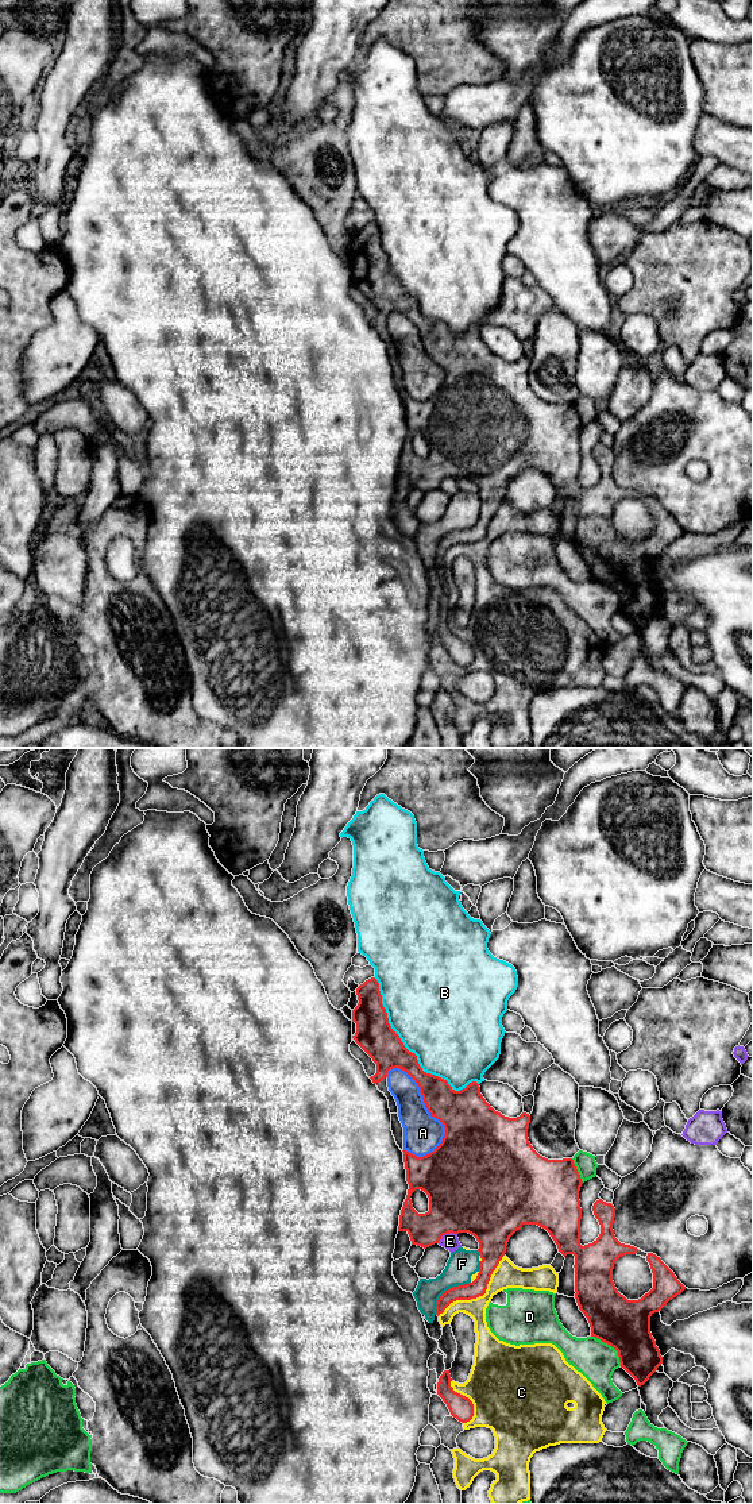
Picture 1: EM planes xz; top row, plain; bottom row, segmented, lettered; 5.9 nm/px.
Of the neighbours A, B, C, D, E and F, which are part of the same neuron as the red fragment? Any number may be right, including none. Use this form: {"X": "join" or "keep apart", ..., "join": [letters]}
{"A": "keep apart", "B": "keep apart", "C": "keep apart", "D": "keep apart", "E": "keep apart", "F": "keep apart", "join": []}

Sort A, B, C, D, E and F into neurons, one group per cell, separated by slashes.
A / B / C F / D / E

